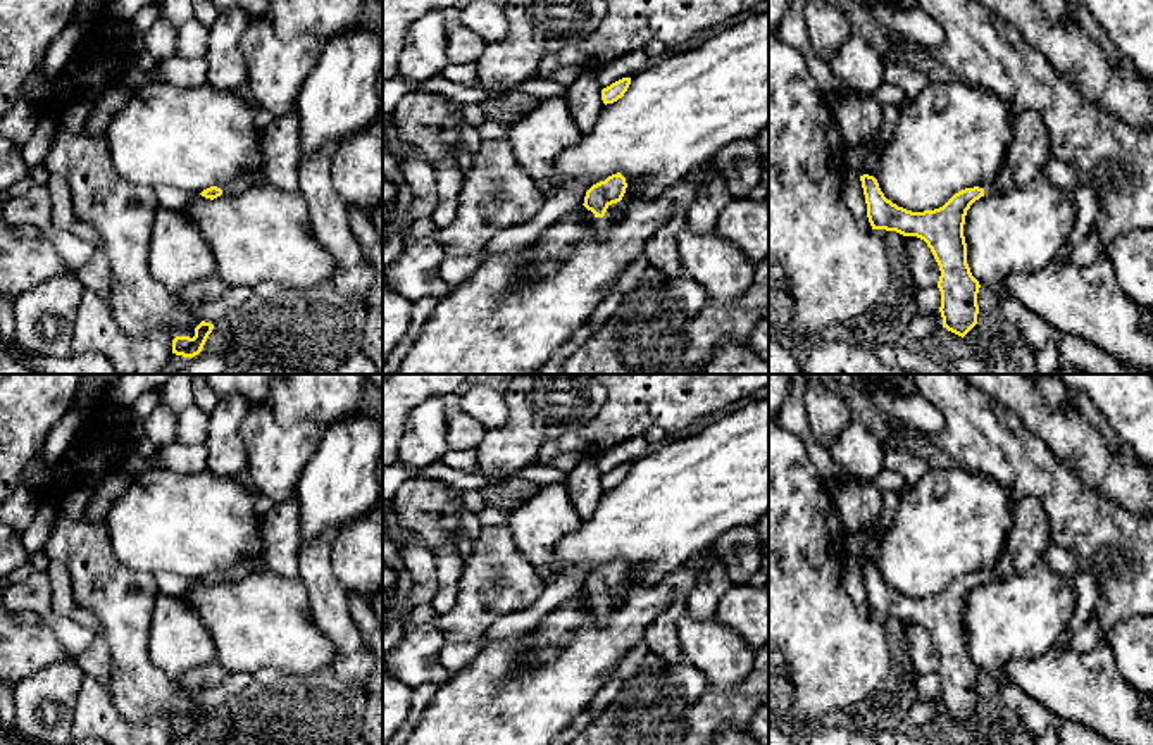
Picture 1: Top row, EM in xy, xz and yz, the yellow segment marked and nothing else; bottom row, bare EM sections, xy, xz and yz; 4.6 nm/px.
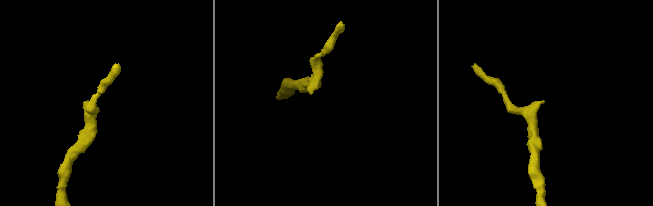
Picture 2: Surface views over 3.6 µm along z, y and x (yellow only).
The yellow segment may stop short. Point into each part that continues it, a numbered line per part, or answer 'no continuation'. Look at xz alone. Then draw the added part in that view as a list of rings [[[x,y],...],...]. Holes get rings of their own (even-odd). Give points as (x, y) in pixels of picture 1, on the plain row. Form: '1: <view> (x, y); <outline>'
1: xz (602, 611); [[[617,588],[617,590],[614,590],[614,598],[610,602],[595,605],[595,616],[600,623],[610,614],[610,610],[615,605],[619,605],[622,602],[624,593],[626,593],[624,588]]]

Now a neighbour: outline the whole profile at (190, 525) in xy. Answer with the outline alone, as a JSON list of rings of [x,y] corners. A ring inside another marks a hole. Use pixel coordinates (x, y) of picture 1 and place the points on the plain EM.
[[[148,469],[109,509],[112,550],[133,571],[202,579],[245,564],[265,569],[255,495],[236,478],[209,469],[176,474]]]

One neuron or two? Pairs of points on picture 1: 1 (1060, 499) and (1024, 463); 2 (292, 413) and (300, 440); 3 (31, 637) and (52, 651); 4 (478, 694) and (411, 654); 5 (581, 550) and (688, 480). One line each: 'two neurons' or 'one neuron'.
1: one neuron
2: two neurons
3: one neuron
4: two neurons
5: one neuron

